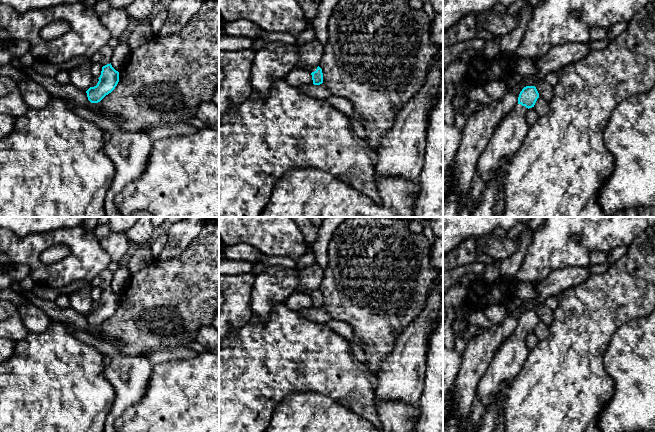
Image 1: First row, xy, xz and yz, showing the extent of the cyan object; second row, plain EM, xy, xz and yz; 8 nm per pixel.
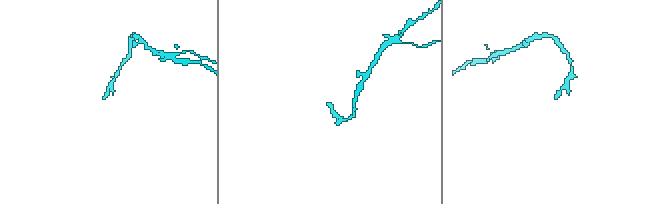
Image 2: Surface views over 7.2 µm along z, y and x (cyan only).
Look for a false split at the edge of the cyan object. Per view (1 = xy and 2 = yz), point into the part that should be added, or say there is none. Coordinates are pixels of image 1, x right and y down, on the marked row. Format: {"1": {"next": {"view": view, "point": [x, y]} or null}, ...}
{"1": {"next": null}, "2": {"next": {"view": "yz", "point": [508, 136]}}}

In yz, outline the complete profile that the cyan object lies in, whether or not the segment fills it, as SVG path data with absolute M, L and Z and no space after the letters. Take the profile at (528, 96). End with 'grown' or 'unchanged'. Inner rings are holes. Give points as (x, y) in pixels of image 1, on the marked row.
M526 86L516 106L500 121L477 162L477 174L484 184L503 175L502 165L522 145L529 131L526 113L534 107L539 93L535 86Z; grown

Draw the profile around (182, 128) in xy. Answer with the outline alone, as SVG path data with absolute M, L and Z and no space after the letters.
M169 123L165 125L159 125L148 129L146 133L153 139L164 139L177 135L193 135L197 133L199 129L189 123Z

